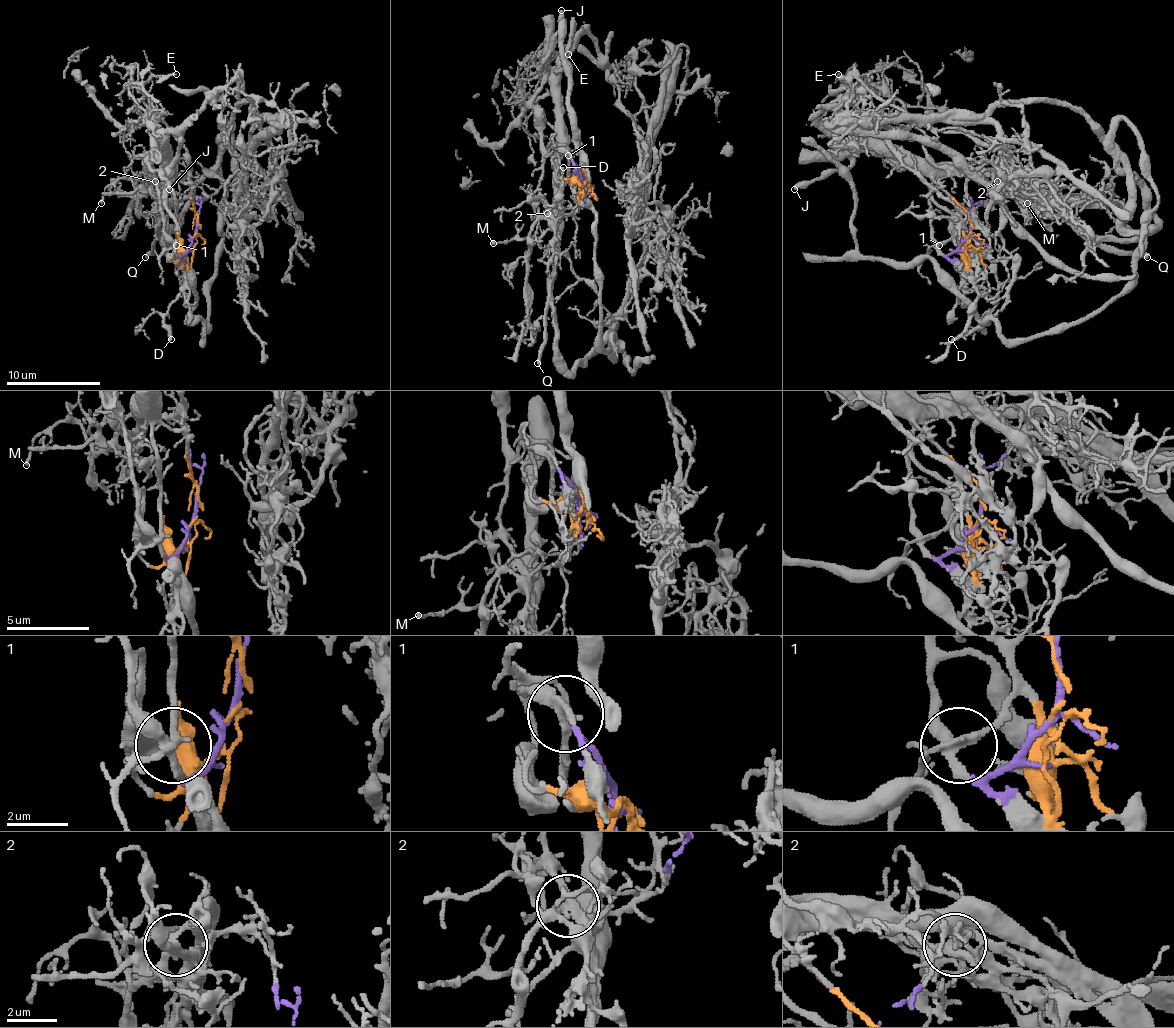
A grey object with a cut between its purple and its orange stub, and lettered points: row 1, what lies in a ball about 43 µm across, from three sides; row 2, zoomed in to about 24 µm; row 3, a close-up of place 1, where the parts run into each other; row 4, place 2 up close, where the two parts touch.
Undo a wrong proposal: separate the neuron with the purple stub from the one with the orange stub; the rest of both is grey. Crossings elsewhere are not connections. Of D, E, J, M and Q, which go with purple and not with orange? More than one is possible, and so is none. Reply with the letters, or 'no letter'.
E, J

